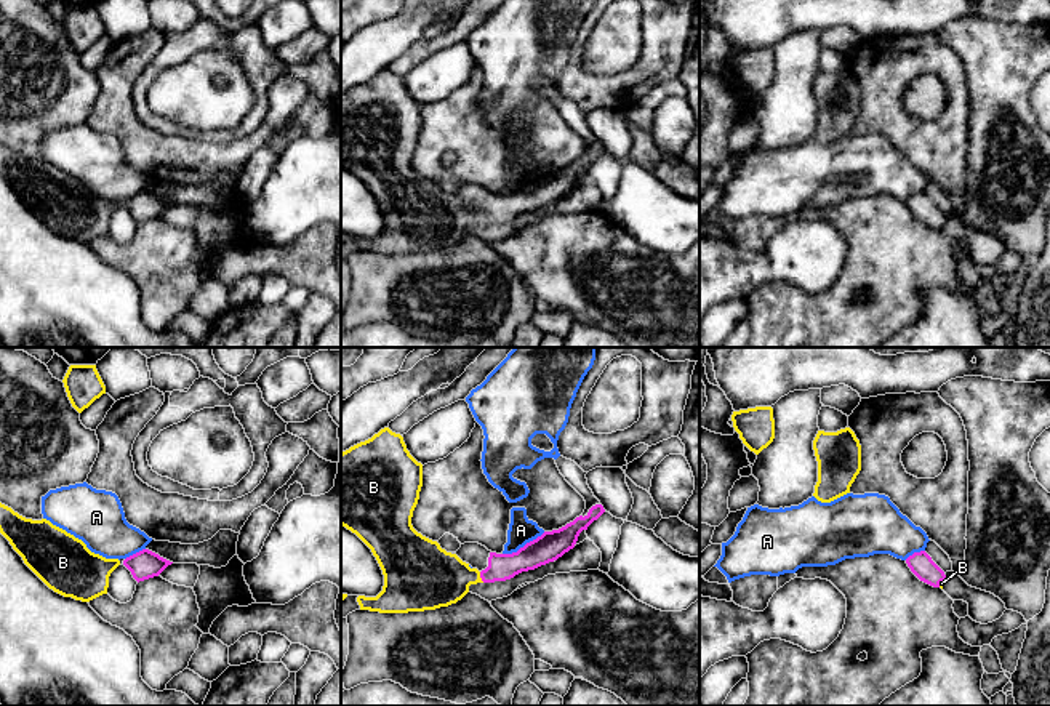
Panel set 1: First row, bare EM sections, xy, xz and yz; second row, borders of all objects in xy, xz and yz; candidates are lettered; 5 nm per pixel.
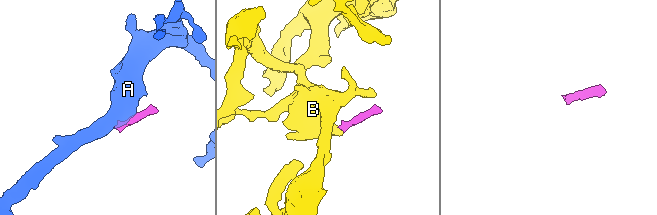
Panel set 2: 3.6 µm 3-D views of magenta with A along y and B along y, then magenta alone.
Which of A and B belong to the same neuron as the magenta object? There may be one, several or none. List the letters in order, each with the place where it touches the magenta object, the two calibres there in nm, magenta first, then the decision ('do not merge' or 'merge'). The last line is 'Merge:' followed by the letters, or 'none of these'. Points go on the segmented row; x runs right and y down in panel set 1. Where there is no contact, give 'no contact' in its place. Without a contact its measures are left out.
A: xz (525, 545) | 150/130 nm | do not merge
B: xz (480, 577) | 140/300 nm | merge
Merge: B

